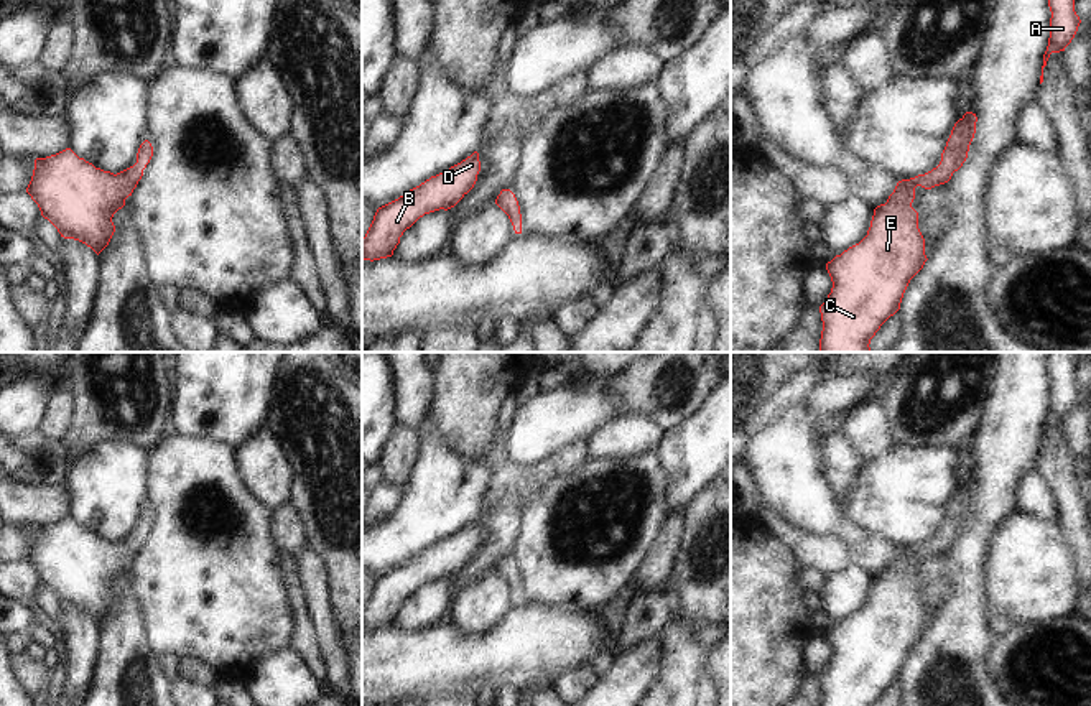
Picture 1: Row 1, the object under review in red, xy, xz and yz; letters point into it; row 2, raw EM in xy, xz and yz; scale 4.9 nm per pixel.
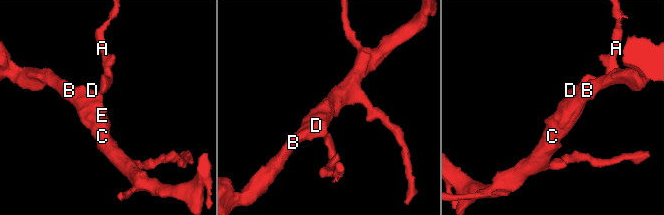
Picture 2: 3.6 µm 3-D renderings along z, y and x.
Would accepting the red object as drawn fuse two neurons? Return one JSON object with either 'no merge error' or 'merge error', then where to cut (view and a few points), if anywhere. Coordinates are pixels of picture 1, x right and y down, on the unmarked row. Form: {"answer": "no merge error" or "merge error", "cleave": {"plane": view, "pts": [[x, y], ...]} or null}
{"answer": "no merge error", "cleave": null}

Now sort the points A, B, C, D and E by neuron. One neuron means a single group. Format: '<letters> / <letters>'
A B C D E

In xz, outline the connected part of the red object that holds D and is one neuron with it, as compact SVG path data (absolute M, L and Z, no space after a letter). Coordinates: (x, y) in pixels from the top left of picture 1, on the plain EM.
M474 520L461 532L378 576L362 607L362 629L392 625L406 597L425 583L454 576L474 556L479 540L479 522Z

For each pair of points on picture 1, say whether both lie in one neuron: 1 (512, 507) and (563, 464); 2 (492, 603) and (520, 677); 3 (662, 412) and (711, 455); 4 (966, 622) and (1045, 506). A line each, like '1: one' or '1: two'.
1: two
2: two
3: two
4: two

